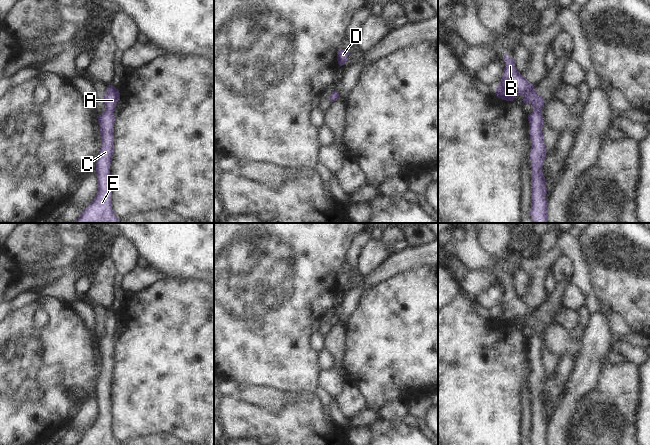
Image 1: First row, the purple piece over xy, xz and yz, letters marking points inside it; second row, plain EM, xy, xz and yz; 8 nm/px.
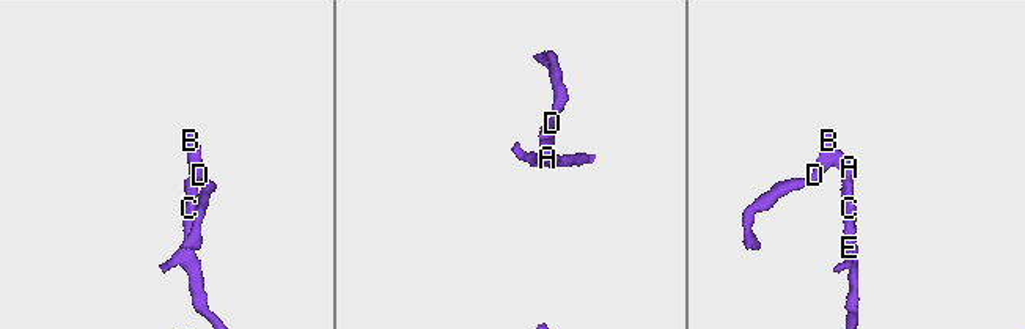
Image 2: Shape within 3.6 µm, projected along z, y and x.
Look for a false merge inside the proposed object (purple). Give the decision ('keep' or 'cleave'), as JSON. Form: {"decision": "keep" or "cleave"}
{"decision": "keep"}

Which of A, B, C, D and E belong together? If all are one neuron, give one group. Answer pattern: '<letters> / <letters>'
A B C D E

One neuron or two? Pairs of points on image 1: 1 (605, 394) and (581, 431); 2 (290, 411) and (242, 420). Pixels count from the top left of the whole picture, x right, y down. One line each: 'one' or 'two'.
1: one
2: one

